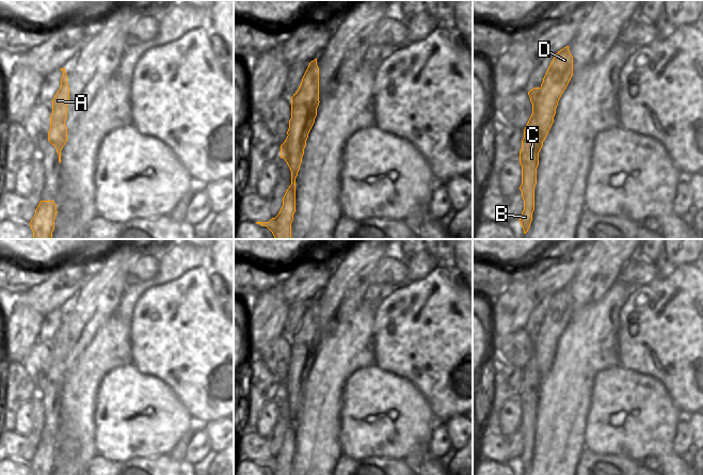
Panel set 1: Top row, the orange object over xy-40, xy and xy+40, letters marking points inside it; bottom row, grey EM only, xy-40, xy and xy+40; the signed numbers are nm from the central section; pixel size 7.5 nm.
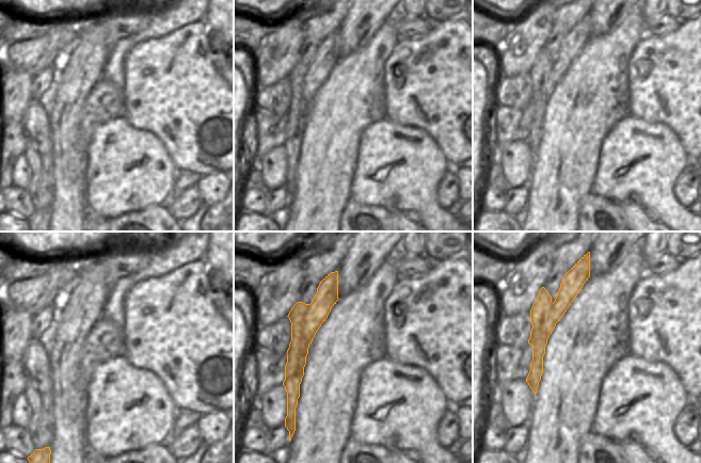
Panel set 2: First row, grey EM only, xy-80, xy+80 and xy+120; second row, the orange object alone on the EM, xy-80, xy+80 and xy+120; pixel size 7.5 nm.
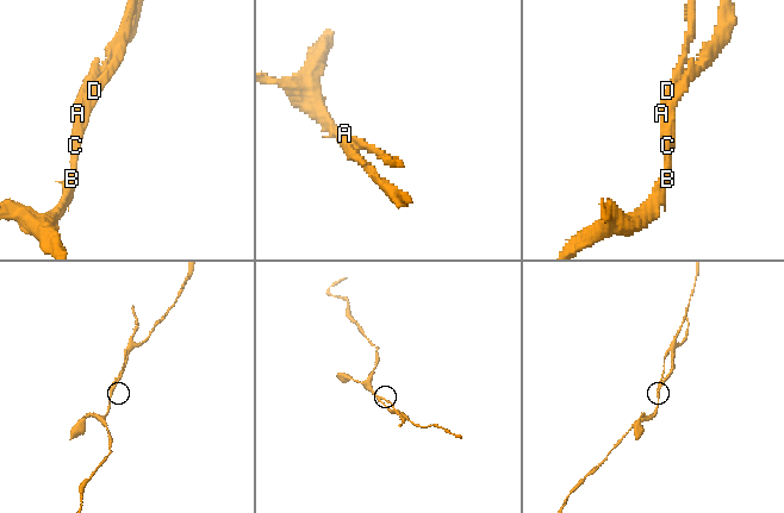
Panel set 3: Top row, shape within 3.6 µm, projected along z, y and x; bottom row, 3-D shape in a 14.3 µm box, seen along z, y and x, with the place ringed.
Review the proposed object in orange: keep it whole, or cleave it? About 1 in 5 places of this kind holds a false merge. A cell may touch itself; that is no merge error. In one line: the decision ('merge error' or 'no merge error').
merge error

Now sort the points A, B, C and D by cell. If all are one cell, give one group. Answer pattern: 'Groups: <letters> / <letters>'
Groups: A D / B C

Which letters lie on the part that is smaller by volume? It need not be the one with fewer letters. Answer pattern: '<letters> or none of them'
A, D

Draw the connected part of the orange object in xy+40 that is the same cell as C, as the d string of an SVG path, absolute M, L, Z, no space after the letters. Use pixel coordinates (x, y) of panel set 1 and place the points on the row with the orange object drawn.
M533 88L528 92L532 104L532 114L524 129L522 148L520 151L520 163L522 165L522 197L524 210L520 217L520 223L526 234L532 221L534 210L534 187L537 185L537 168L539 165L539 153L543 146L539 125L534 116L534 104L539 97L541 88Z

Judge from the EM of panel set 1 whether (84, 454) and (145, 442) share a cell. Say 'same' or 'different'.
different

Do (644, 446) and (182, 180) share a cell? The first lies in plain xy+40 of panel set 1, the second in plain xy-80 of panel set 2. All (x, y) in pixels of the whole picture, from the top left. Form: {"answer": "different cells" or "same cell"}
{"answer": "different cells"}

